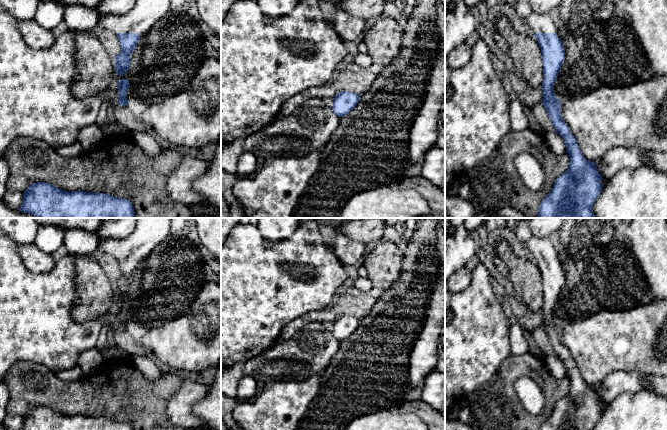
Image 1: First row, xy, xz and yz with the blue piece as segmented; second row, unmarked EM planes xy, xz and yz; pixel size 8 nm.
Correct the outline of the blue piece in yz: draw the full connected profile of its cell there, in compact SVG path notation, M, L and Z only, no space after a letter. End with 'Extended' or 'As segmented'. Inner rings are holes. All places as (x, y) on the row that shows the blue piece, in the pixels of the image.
M532 11L526 21L530 28L530 33L537 39L542 53L544 73L542 83L544 98L542 102L551 122L556 128L556 132L565 141L567 153L570 157L568 170L556 179L551 192L541 202L537 218L596 218L593 213L593 206L603 188L601 184L603 178L597 169L596 163L588 161L583 156L577 140L562 118L561 99L557 98L554 94L554 85L565 59L565 49L559 35L560 30L549 13L536 13Z. Extended

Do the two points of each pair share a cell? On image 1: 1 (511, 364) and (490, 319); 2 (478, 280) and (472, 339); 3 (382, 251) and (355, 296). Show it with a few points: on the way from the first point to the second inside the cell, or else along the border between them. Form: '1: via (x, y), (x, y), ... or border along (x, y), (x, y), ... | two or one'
1: border along (512, 354), (504, 361), (495, 376) | two
2: via (478, 295), (472, 324) | one
3: via (382, 266), (380, 285), (370, 295) | one

